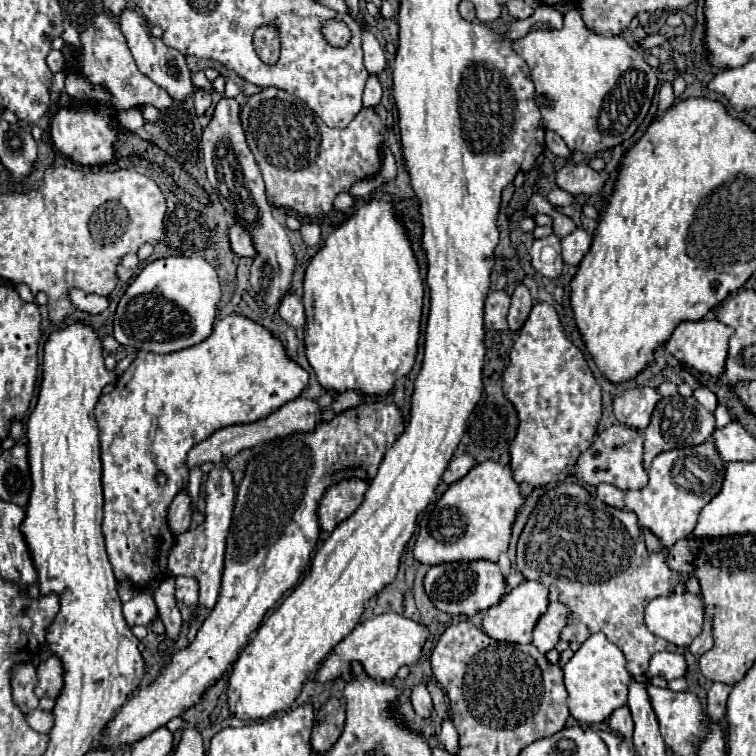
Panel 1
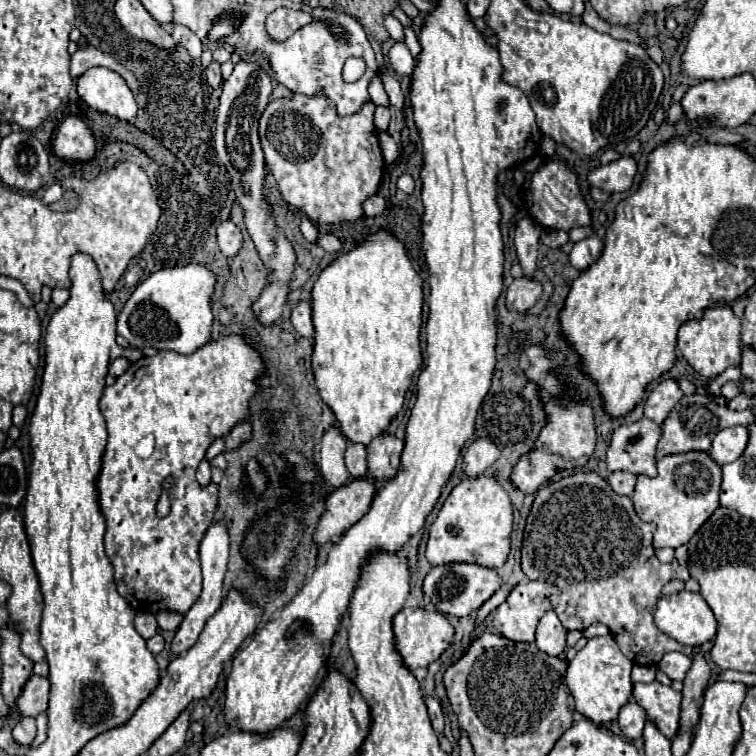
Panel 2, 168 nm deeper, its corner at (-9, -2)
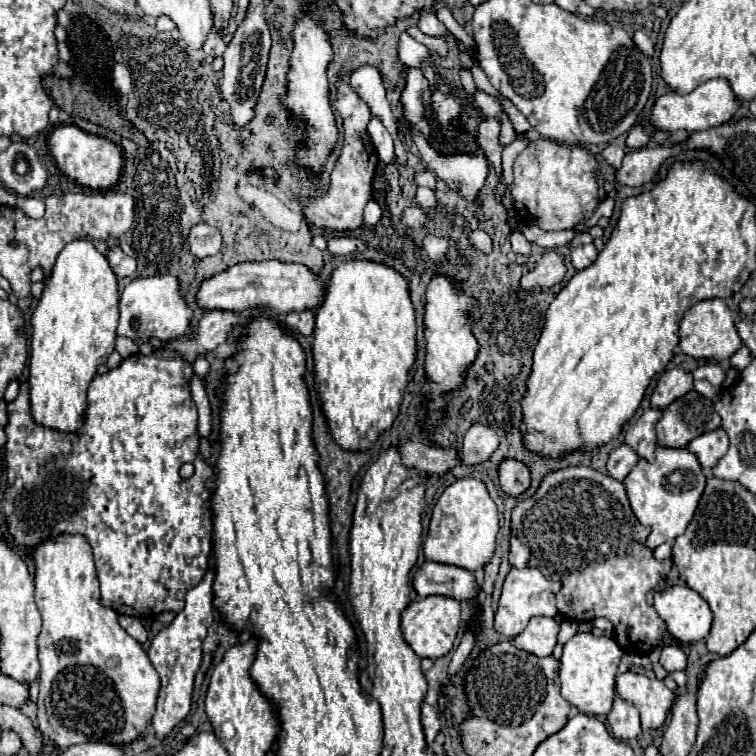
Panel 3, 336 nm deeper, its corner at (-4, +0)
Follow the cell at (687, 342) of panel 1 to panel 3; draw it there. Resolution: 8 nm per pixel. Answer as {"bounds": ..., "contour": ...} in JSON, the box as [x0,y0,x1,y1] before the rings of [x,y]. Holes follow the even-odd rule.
{"bounds":[679,298,741,362],"contour":[[[713,298],[713,300],[701,300],[693,308],[689,308],[679,324],[679,348],[683,354],[693,356],[697,360],[711,360],[711,362],[723,362],[731,358],[741,346],[741,338],[737,334],[733,314],[725,300]]]}

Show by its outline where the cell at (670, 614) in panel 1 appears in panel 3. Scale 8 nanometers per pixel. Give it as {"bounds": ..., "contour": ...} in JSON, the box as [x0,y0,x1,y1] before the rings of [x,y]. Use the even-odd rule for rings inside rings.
{"bounds":[653,586,713,644],"contour":[[[669,586],[657,592],[653,608],[667,630],[683,644],[703,640],[713,624],[709,604],[689,586]]]}

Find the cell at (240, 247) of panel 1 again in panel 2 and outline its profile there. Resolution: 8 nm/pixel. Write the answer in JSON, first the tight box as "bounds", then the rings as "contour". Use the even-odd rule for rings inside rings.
{"bounds":[216,220,242,258],"contour":[[[226,220],[226,222],[220,222],[218,230],[216,230],[216,238],[218,238],[218,248],[220,252],[226,256],[226,258],[234,258],[236,252],[240,250],[242,246],[242,234],[240,230],[236,228],[234,222]]]}

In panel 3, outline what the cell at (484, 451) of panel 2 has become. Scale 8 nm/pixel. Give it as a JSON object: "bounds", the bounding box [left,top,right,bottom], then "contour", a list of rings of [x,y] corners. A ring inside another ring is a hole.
{"bounds":[461,424,499,466],"contour":[[[473,424],[463,440],[463,448],[461,448],[461,462],[465,466],[475,466],[475,464],[483,464],[491,458],[491,454],[497,450],[499,440],[495,436],[495,432],[491,432],[491,428],[483,426],[483,424]]]}

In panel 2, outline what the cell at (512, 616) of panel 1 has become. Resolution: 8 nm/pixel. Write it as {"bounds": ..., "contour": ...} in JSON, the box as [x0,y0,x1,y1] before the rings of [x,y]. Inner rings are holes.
{"bounds":[494,582,558,642],"contour":[[[518,582],[506,602],[496,608],[494,628],[514,642],[534,642],[538,620],[550,610],[550,596],[558,592],[558,586],[548,582]]]}

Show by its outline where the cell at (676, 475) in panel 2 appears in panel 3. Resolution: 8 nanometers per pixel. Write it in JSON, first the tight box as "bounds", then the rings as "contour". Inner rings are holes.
{"bounds":[625,446,707,548],"contour":[[[657,446],[655,462],[649,464],[647,460],[639,460],[637,466],[625,478],[627,496],[637,520],[643,526],[651,526],[651,534],[645,540],[647,548],[657,548],[659,544],[671,544],[677,536],[685,532],[689,526],[699,498],[707,486],[707,478],[697,456],[685,448],[663,448]]]}

